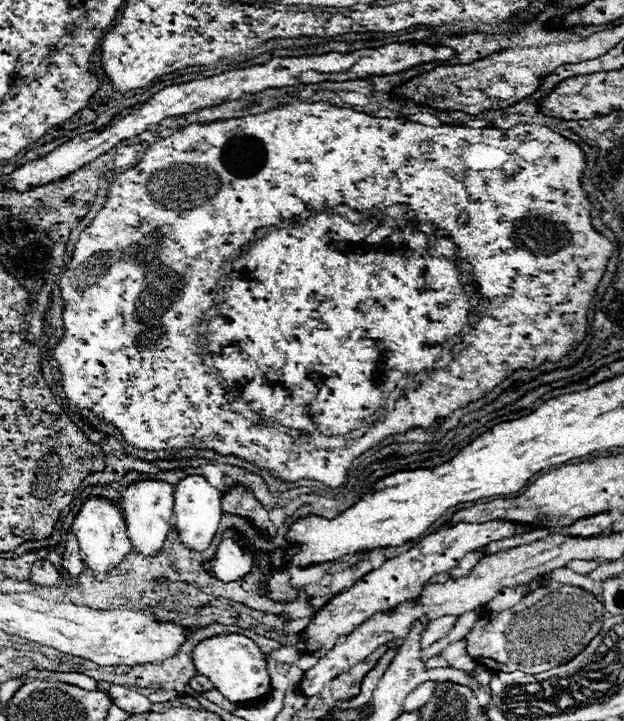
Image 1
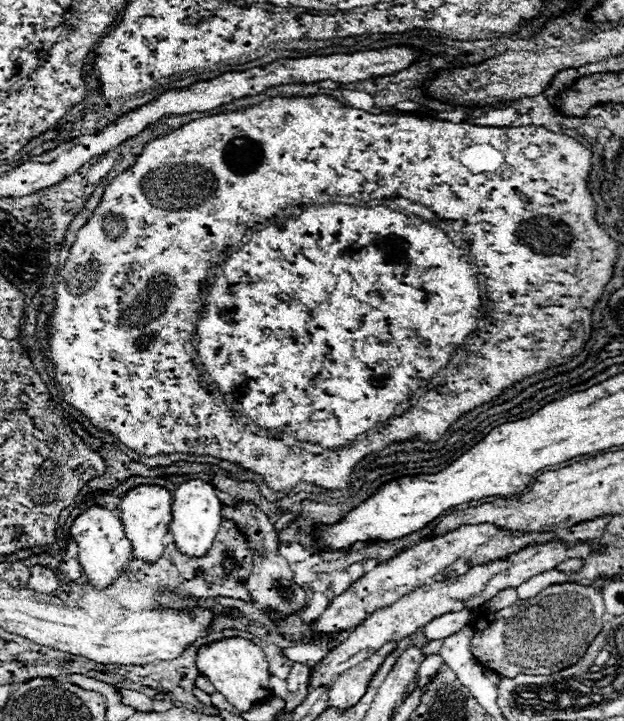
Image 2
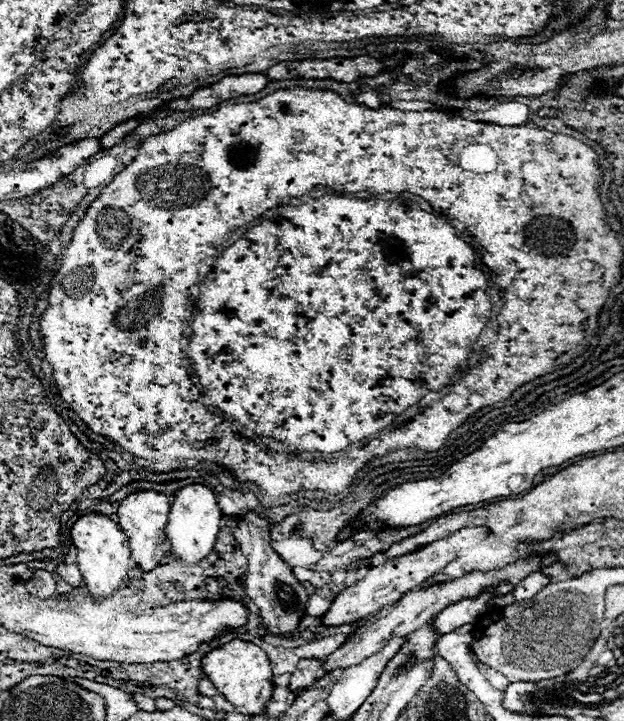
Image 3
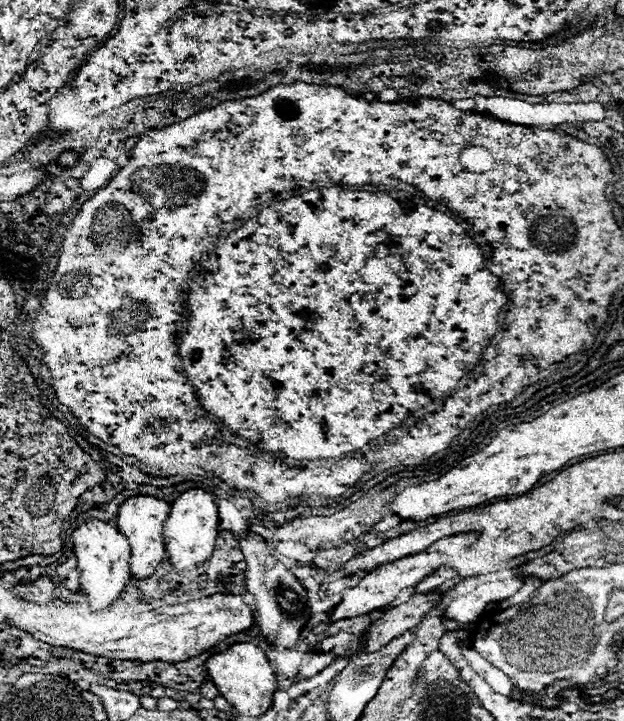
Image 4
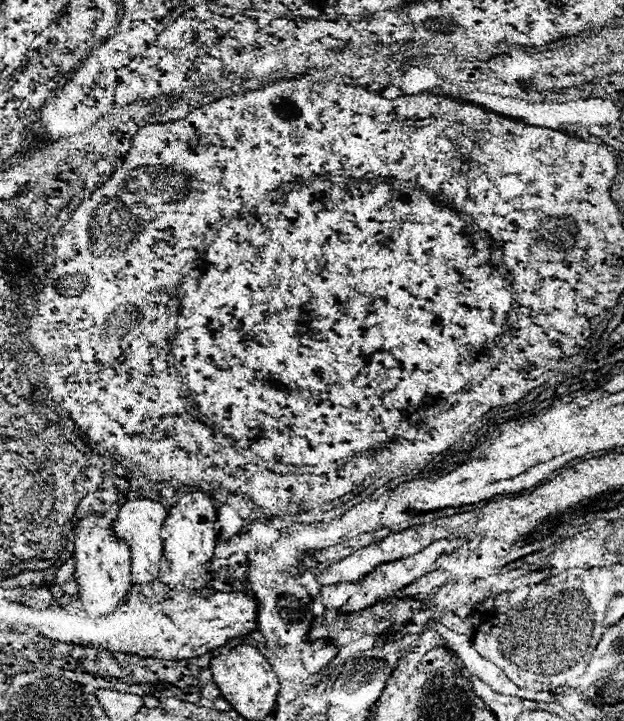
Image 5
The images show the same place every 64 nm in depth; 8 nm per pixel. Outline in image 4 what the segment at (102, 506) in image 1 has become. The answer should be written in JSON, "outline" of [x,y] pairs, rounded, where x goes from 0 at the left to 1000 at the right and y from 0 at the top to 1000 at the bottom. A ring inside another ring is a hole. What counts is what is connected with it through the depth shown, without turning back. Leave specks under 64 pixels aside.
{"outline":[[[151,718],[138,721],[115,738],[115,752],[128,796],[128,816],[144,835],[179,835],[179,821],[183,829],[186,824],[199,821],[199,813],[208,807],[208,755],[179,727]]]}

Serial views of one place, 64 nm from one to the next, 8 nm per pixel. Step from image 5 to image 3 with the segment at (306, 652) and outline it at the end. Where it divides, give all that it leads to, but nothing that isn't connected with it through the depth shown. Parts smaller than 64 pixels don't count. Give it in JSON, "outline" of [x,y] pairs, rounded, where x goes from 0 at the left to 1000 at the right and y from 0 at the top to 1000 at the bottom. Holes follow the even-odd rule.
{"outline":[[[490,915],[478,918],[474,932],[465,940],[465,957],[490,957],[510,938],[516,935],[516,915]]]}

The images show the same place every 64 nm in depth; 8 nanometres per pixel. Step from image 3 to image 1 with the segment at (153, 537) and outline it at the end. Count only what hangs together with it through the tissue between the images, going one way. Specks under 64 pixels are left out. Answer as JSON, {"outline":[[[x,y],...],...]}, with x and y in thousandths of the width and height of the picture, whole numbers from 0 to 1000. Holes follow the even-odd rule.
{"outline":[[[224,666],[224,669],[208,671],[196,682],[192,705],[196,705],[199,721],[202,721],[202,741],[218,766],[224,766],[231,771],[247,771],[256,766],[256,760],[272,738],[272,724],[279,718],[276,702],[279,702],[279,674],[266,671],[266,669]]]}

